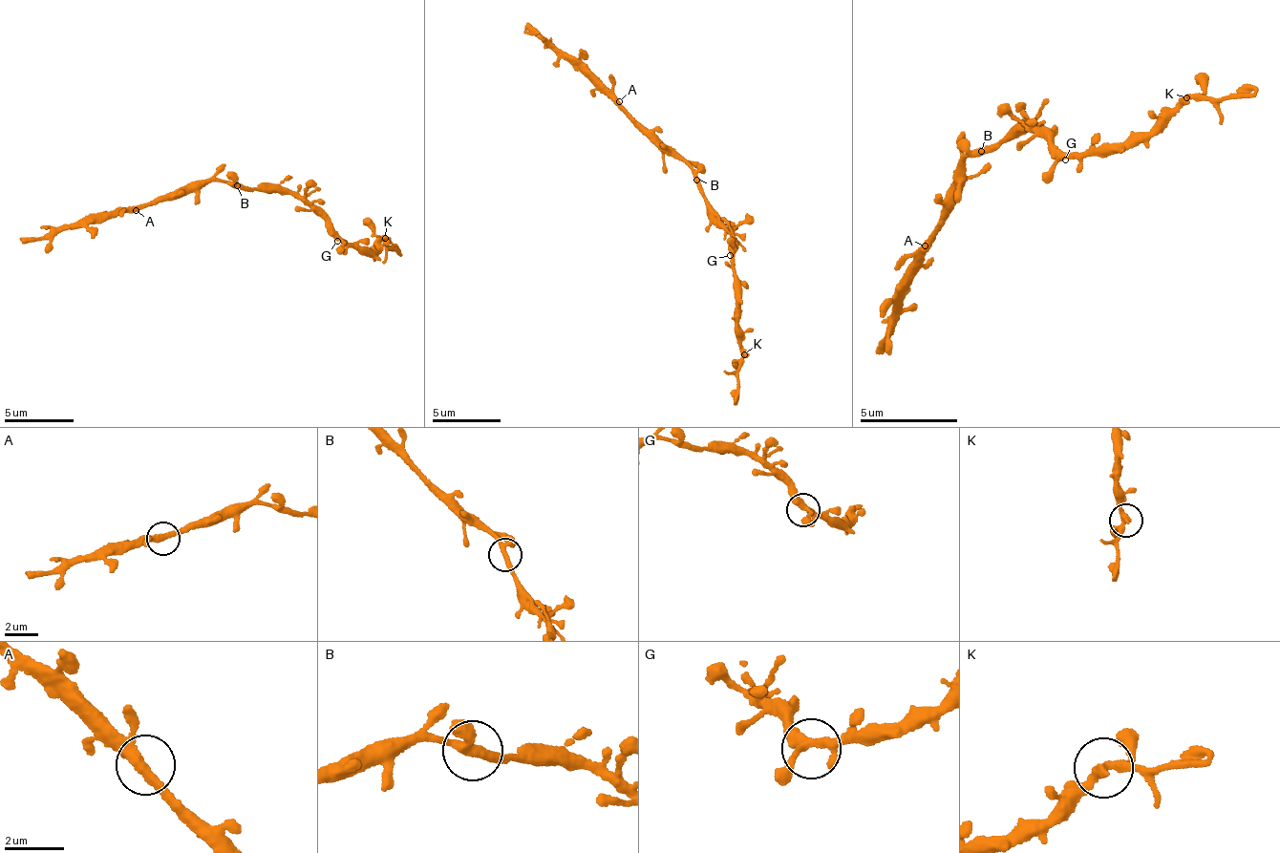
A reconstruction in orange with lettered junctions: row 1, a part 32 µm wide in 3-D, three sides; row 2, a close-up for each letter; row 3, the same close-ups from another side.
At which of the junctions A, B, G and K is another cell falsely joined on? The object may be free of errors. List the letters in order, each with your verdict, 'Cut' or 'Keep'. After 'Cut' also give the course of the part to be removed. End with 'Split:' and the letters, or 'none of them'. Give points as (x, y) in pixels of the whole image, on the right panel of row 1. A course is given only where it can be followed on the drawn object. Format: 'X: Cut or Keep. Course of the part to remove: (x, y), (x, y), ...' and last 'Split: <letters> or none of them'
A: Keep
B: Keep
G: Keep
K: Keep
Split: none of them

